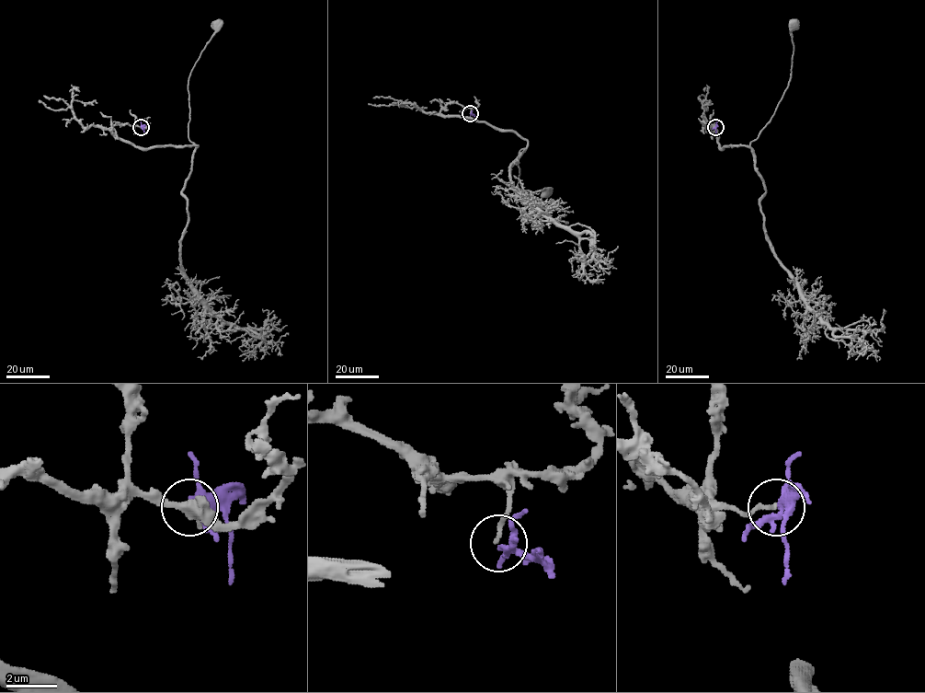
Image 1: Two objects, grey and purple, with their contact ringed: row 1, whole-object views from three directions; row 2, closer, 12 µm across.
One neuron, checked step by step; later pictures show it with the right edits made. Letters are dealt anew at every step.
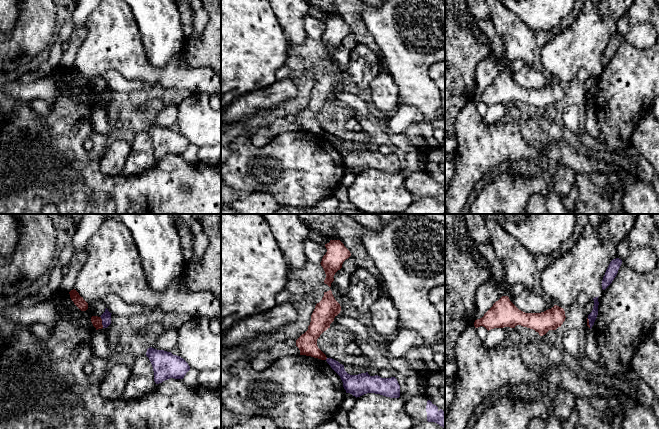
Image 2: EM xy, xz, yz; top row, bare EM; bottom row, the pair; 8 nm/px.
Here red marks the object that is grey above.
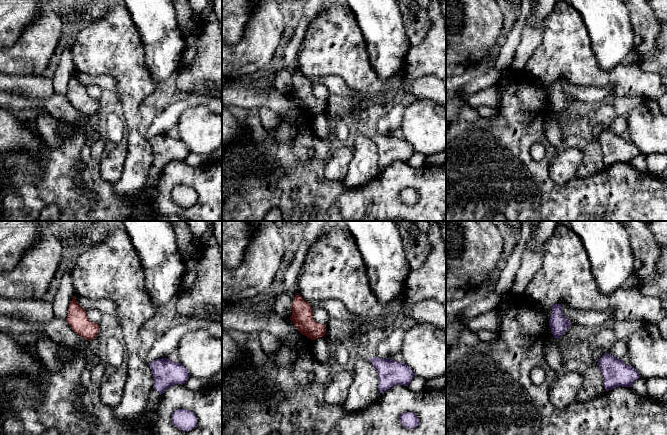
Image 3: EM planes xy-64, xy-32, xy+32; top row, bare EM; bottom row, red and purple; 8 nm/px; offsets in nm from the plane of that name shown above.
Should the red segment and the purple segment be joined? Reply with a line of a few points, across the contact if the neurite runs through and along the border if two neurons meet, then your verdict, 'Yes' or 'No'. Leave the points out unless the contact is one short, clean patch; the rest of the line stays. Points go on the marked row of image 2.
Line: xy (100, 316), (103, 327). No

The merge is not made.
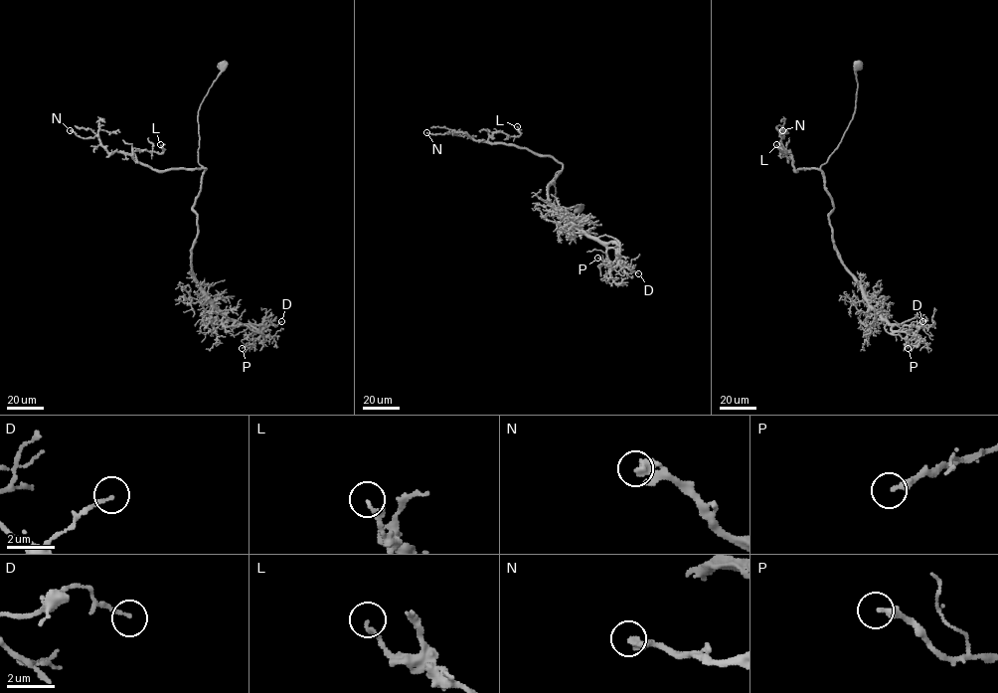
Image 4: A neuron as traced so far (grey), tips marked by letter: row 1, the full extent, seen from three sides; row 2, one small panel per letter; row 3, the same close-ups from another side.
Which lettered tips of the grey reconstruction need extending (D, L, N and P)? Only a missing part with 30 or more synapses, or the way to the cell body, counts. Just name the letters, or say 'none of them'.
N

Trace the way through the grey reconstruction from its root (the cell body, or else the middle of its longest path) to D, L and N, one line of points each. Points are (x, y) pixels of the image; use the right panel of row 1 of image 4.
D: (857, 67), (853, 118), (820, 167), (833, 207), (829, 216), (832, 243), (845, 268), (887, 322), (922, 321)
L: (857, 67), (853, 117), (826, 162), (819, 168), (795, 170), (791, 155), (776, 144)
N: (857, 67), (853, 118), (838, 147), (819, 168), (794, 169), (792, 156), (788, 151), (782, 152), (782, 130)

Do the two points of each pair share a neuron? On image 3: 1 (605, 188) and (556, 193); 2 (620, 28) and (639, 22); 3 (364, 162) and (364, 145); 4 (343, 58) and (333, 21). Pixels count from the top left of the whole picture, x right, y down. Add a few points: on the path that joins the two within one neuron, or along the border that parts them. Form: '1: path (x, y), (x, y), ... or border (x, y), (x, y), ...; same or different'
1: path (593, 193), (568, 193); same
2: border (628, 10), (633, 31), (633, 45), (635, 47); different
3: path (364, 158), (364, 149); same
4: path (339, 49), (335, 45), (335, 30); same

